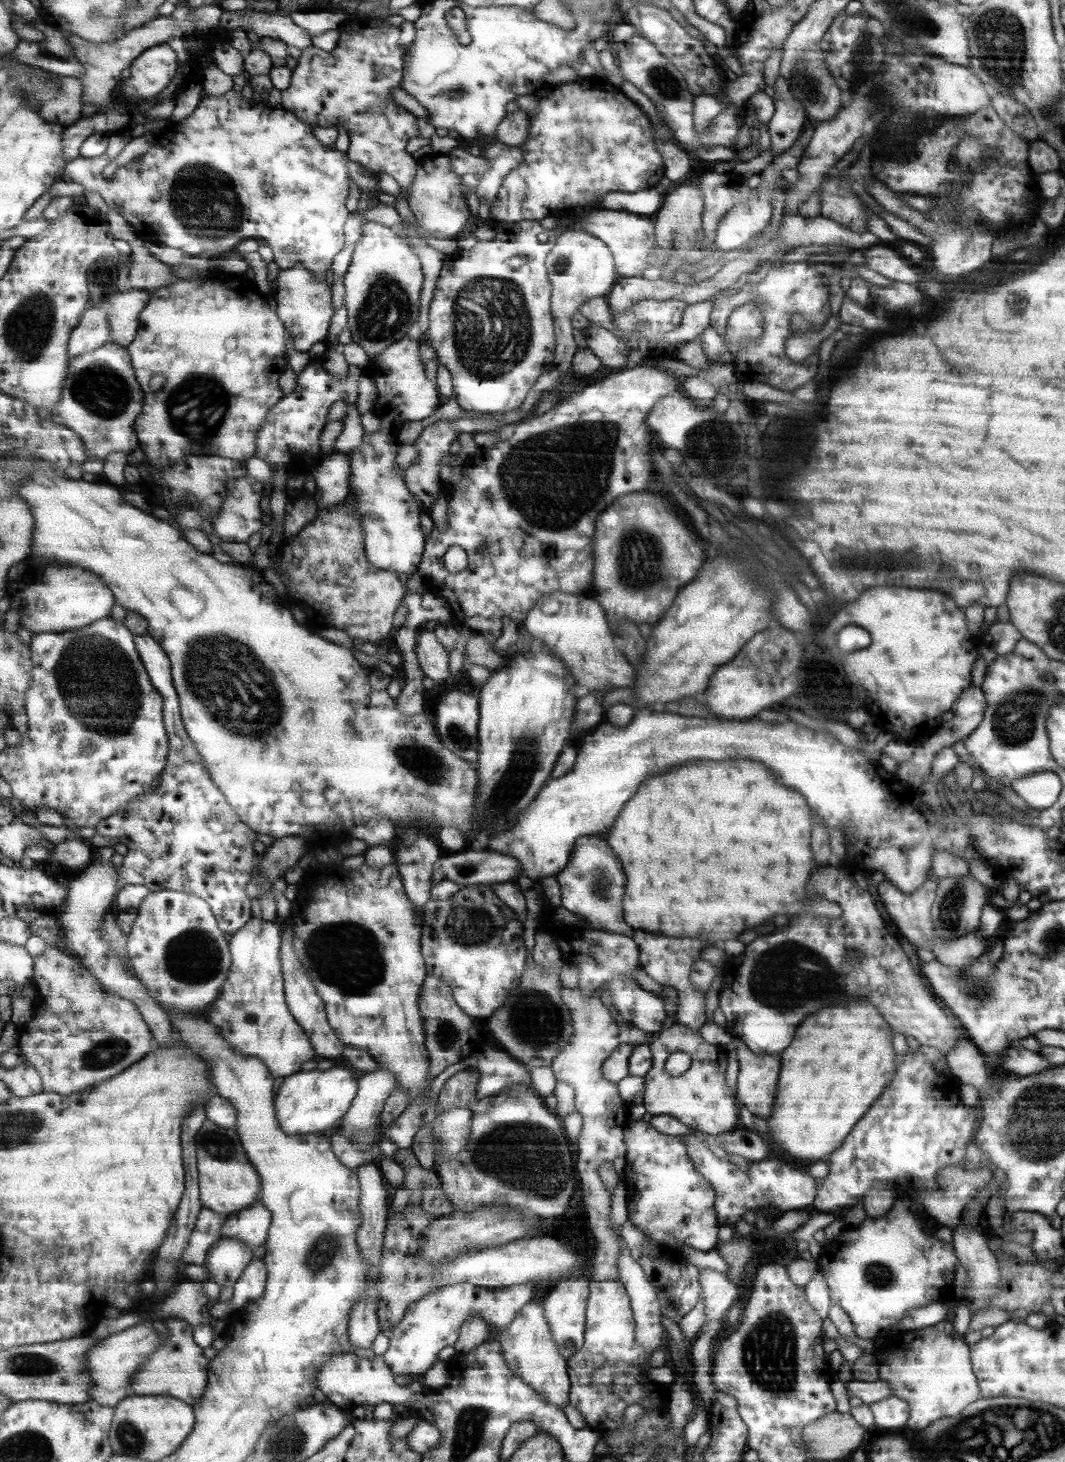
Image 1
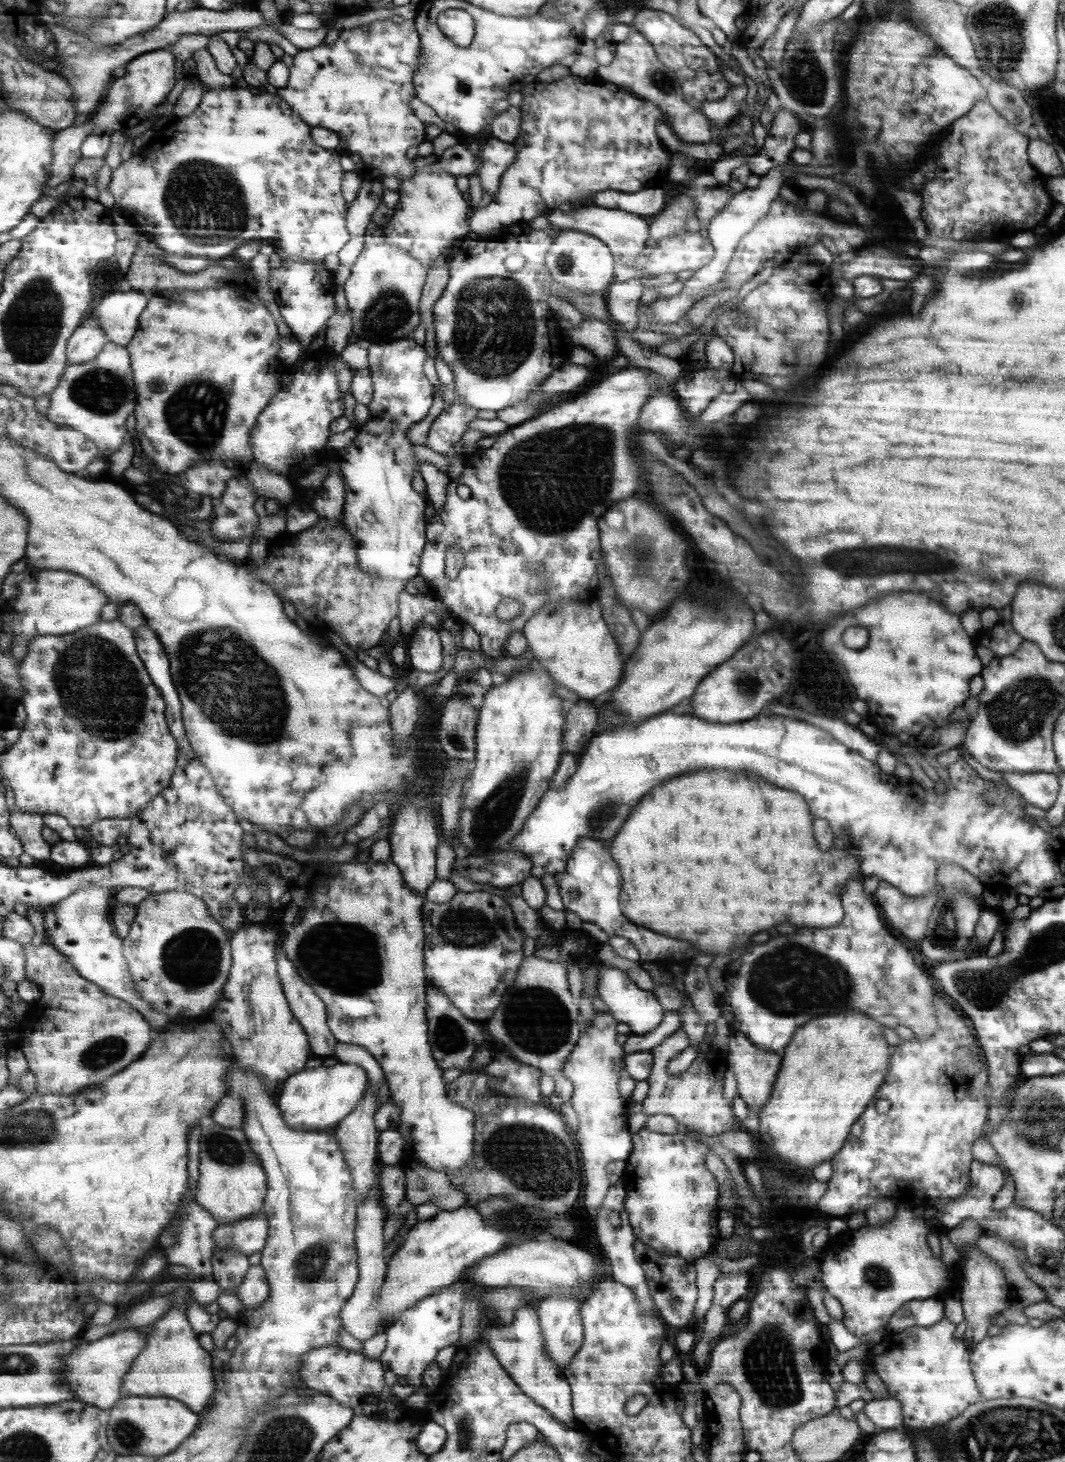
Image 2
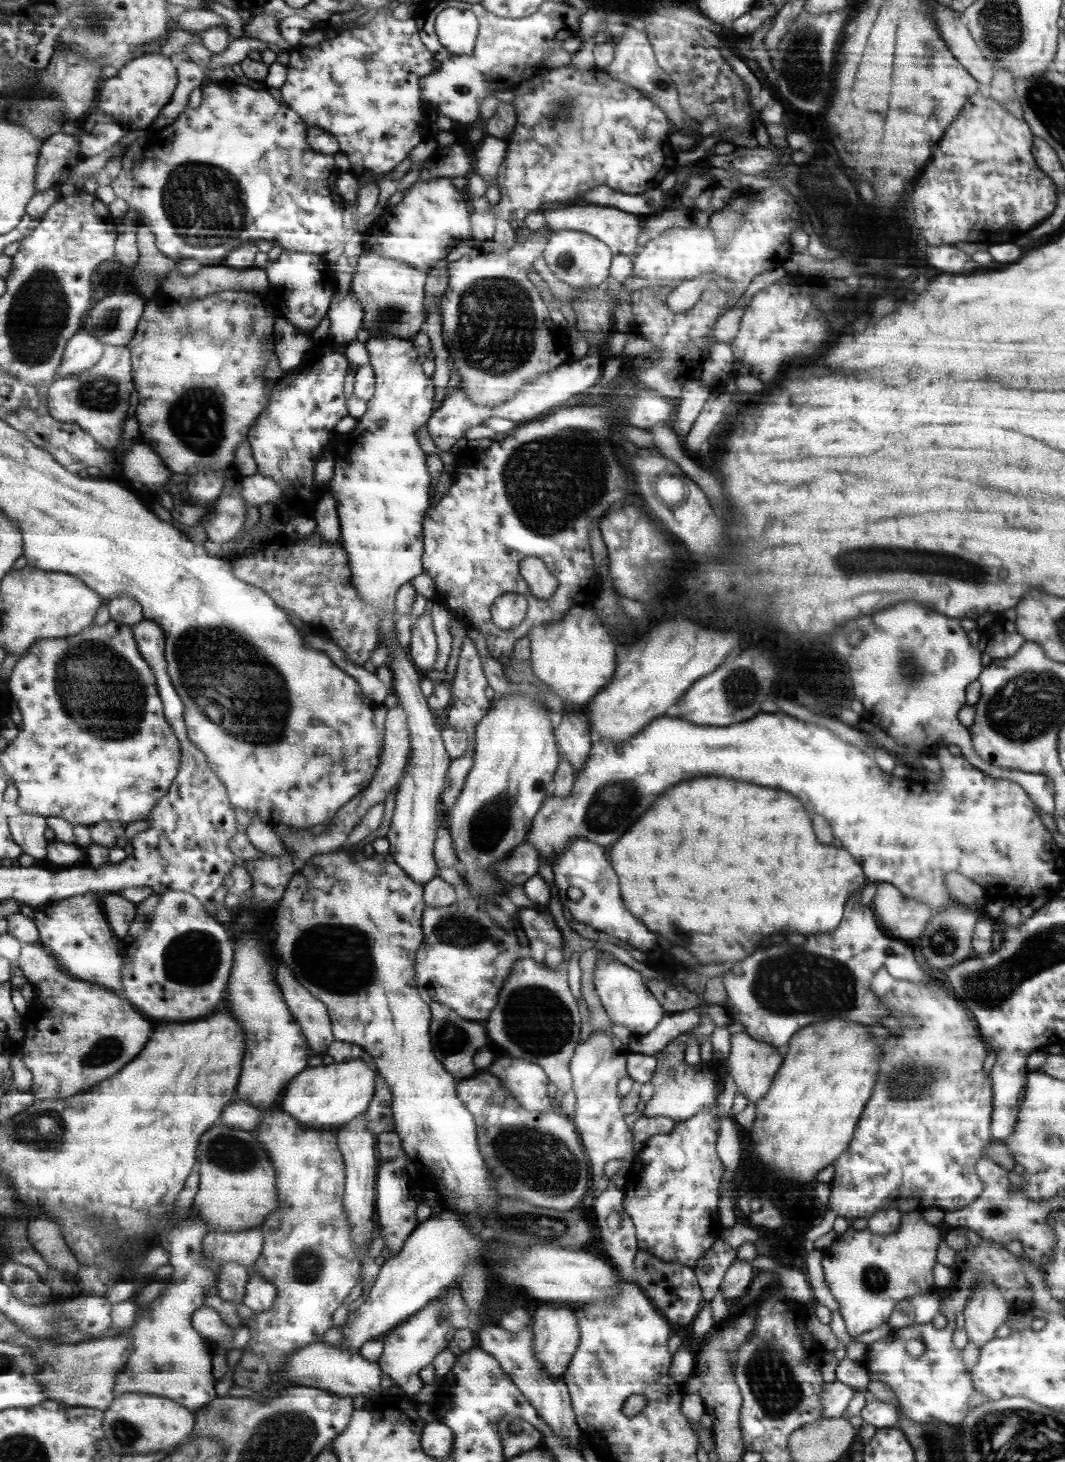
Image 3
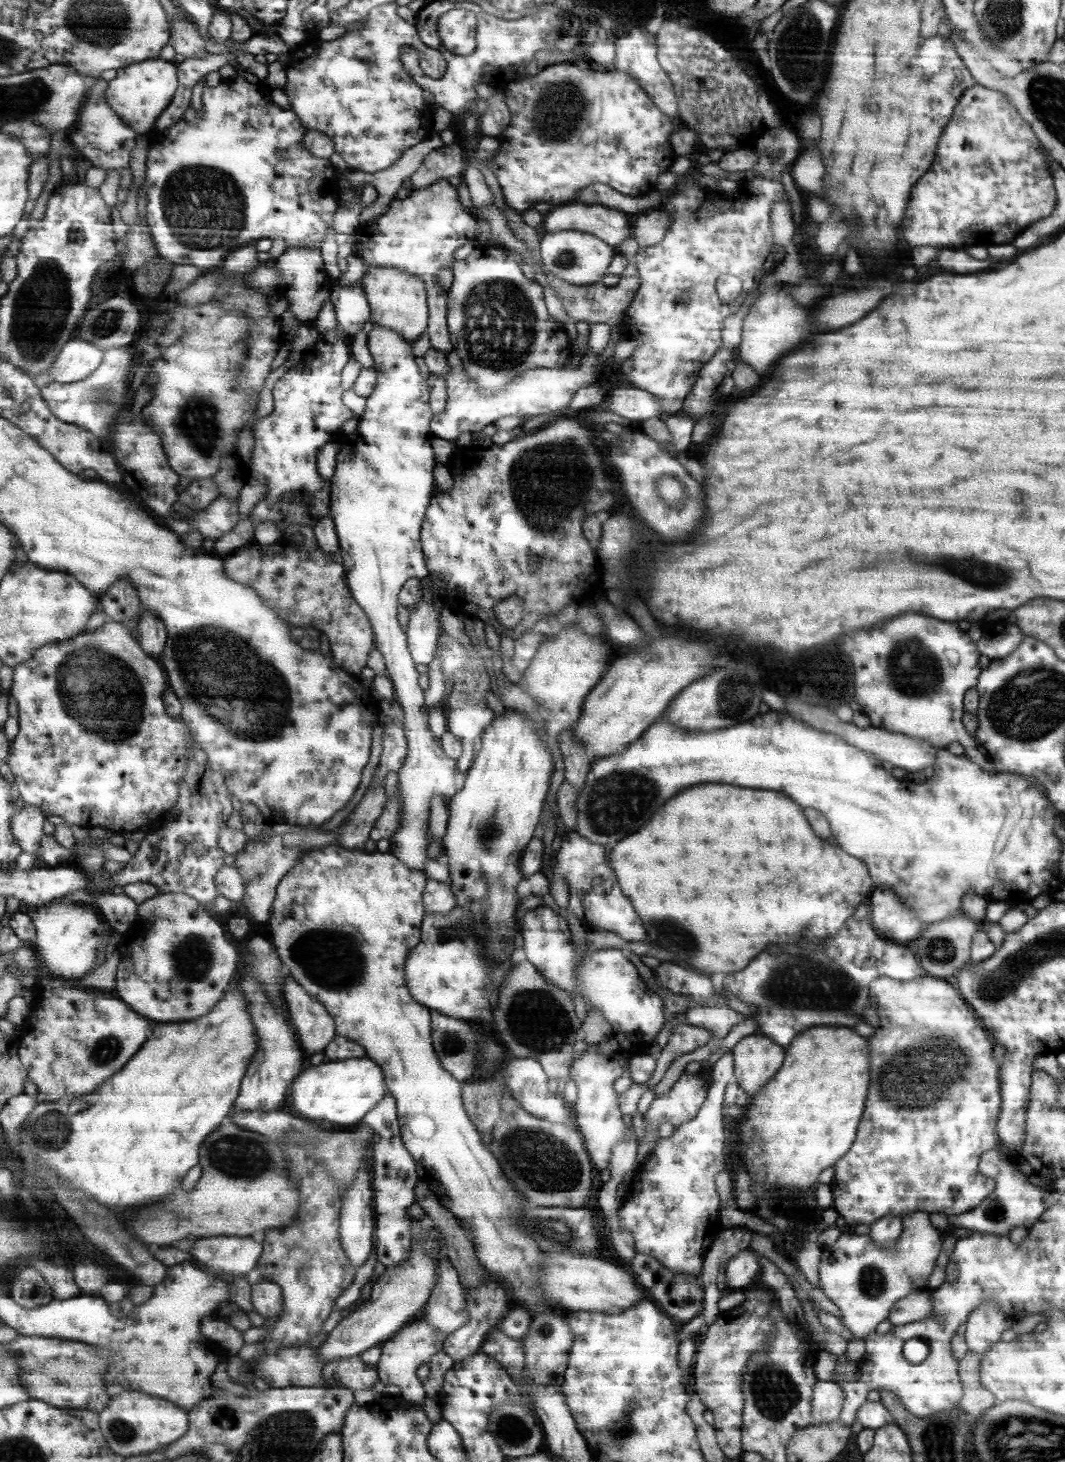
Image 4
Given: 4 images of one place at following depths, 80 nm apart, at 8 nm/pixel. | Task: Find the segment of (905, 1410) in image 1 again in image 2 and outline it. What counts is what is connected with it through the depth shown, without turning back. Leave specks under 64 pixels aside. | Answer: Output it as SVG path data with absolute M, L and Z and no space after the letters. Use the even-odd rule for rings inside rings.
M888 1397L871 1399L864 1404L862 1412L880 1430L901 1429L904 1420L903 1407L897 1399Z

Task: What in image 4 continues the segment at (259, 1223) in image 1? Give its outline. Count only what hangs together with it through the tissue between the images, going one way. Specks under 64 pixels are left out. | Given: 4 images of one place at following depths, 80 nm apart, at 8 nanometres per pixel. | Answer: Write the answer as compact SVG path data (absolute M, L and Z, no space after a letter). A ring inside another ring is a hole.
M213 1236L192 1245L191 1256L200 1265L217 1270L220 1278L229 1274L247 1274L255 1269L264 1251L261 1238Z

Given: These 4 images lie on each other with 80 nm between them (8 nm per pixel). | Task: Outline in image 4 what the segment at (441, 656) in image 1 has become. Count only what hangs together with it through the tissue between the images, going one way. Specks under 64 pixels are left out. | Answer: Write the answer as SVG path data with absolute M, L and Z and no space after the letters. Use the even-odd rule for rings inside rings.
M419 600L409 615L407 625L408 647L412 651L417 664L431 664L435 660L435 652L439 648L439 610L425 600Z

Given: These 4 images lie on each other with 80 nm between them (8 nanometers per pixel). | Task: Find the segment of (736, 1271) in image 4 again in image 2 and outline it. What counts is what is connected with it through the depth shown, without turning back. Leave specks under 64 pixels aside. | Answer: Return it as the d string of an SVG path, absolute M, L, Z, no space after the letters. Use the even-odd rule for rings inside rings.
M748 1272L717 1275L712 1288L711 1305L729 1311L747 1292Z

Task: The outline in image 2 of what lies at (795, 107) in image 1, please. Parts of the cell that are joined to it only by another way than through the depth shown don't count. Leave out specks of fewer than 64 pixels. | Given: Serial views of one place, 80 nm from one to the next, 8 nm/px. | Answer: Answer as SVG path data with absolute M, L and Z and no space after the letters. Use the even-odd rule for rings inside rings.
M779 107L770 121L769 131L762 147L751 155L745 163L751 166L751 174L761 176L769 167L787 160L794 145L795 136L803 130L803 126L788 109Z

